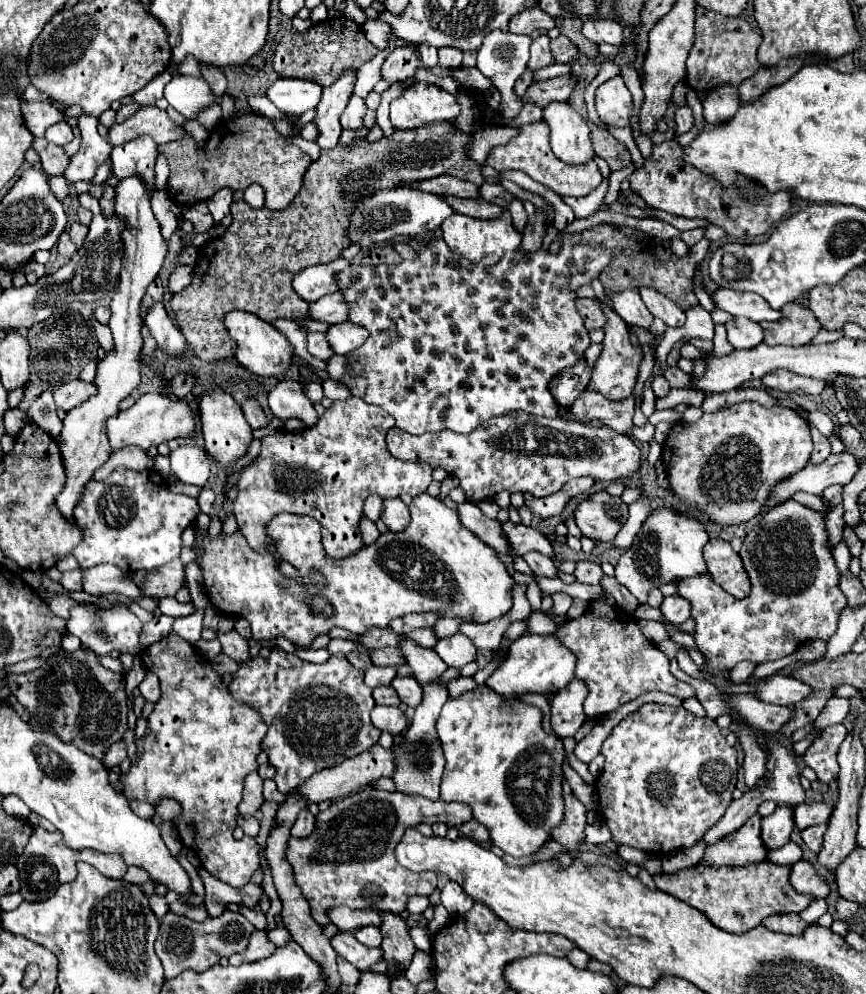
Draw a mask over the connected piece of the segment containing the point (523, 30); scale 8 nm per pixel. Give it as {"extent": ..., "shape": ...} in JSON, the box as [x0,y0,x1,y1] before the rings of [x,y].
{"extent":[509,5,555,35],"shape":[[[537,5],[531,7],[531,9],[525,9],[523,13],[517,13],[509,21],[509,31],[519,33],[519,35],[531,35],[535,31],[547,33],[553,27],[555,27],[555,21]]]}

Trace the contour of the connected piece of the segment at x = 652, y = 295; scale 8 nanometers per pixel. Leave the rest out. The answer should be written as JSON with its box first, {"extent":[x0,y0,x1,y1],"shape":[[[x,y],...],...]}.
{"extent":[639,289,685,327],"shape":[[[639,289],[639,295],[647,309],[655,317],[663,319],[669,327],[681,327],[685,323],[685,313],[671,299],[663,297],[661,293],[655,293],[655,289]]]}

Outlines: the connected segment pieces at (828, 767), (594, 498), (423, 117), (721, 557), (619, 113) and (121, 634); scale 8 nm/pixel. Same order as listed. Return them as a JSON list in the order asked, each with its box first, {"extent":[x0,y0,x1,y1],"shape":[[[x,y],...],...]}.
[{"extent":[803,723,847,783],"shape":[[[841,723],[831,725],[821,729],[819,737],[813,739],[813,743],[807,747],[803,761],[807,767],[811,767],[817,773],[819,781],[831,783],[837,779],[837,773],[839,773],[837,753],[845,735],[847,735],[847,729]]]},{"extent":[573,491,627,541],"shape":[[[607,491],[591,493],[573,513],[581,533],[593,541],[613,541],[627,521],[627,505]]]},{"extent":[391,83,457,129],"shape":[[[415,83],[391,101],[391,123],[397,129],[415,129],[433,121],[455,119],[457,115],[457,99],[431,83]]]},{"extent":[703,539,751,599],"shape":[[[711,539],[703,549],[707,571],[715,583],[719,583],[727,593],[745,599],[751,591],[751,581],[743,569],[741,557],[731,549],[729,541]]]},{"extent":[595,75,633,127],"shape":[[[621,75],[599,85],[595,93],[595,105],[601,121],[609,127],[631,127],[633,97],[625,87]]]},{"extent":[67,601,143,655],"shape":[[[99,601],[83,603],[71,609],[71,617],[67,621],[67,633],[79,637],[85,647],[89,647],[91,651],[99,655],[109,655],[113,649],[121,653],[139,655],[141,653],[141,645],[139,645],[141,627],[143,625],[139,617],[125,603],[111,603],[109,607],[101,607]]]}]

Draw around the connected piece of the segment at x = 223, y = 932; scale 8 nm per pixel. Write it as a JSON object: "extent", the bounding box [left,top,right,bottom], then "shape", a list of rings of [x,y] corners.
{"extent":[155,911,257,977],"shape":[[[171,911],[161,919],[159,937],[155,941],[155,951],[165,967],[165,977],[177,977],[183,969],[193,969],[201,973],[215,965],[221,957],[229,957],[233,953],[241,953],[249,945],[251,933],[257,931],[241,913],[223,911],[219,917],[207,917],[203,923],[191,921],[181,915],[173,915]]]}

